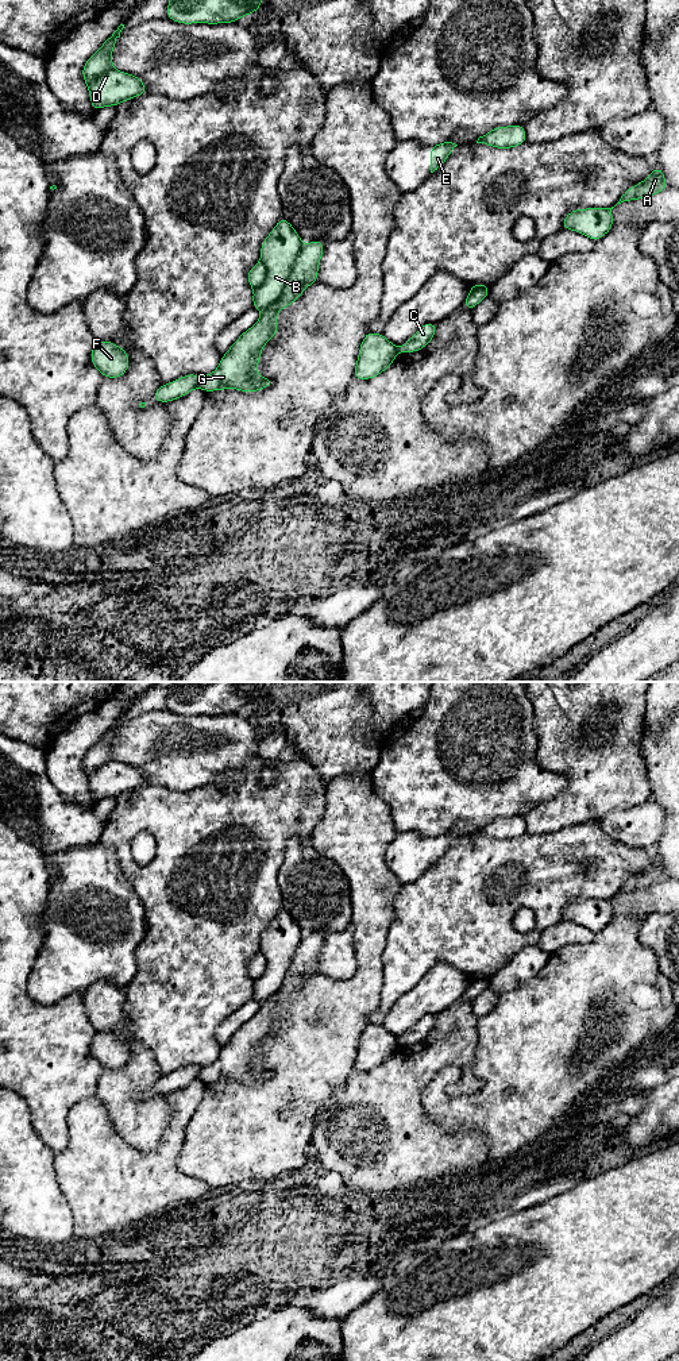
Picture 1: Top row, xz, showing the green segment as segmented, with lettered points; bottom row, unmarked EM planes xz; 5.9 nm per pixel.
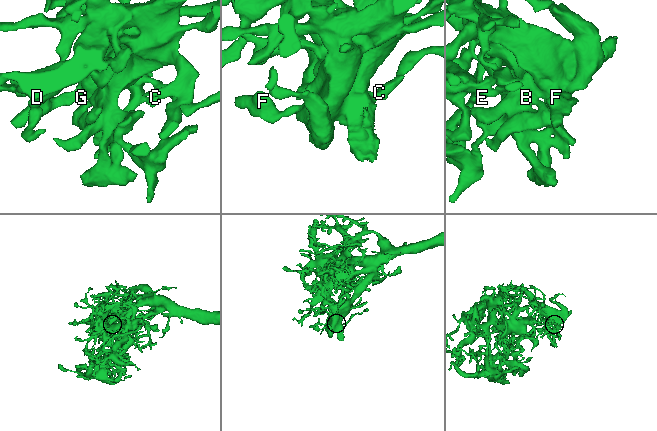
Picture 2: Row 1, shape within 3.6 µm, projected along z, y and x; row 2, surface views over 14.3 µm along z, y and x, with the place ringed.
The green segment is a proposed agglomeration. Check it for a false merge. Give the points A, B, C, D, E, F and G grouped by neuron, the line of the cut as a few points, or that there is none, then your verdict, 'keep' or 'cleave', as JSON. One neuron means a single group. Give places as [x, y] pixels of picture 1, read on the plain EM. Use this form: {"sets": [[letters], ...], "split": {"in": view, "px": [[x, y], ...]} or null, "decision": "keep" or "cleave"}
{"sets": [["A"], ["B", "C", "D", "E", "F", "G"]], "split": {"in": "xz", "px": [[487, 979], [471, 980]]}, "decision": "cleave"}

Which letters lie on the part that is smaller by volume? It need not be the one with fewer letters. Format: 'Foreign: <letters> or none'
Foreign: A

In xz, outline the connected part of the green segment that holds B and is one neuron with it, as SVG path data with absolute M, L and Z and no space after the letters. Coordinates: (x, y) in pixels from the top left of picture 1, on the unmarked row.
M282 909L263 932L261 952L247 965L254 980L252 998L262 1003L259 1011L239 1028L212 1065L186 1065L161 1076L153 1092L170 1094L196 1079L204 1083L238 1080L246 1084L270 1079L274 1072L258 1067L261 1042L278 1025L277 1003L317 973L323 942L321 932L304 936L297 922Z

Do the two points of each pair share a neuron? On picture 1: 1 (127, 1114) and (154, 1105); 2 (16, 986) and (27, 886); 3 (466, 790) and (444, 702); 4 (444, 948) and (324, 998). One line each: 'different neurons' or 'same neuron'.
1: same neuron
2: same neuron
3: same neuron
4: different neurons

